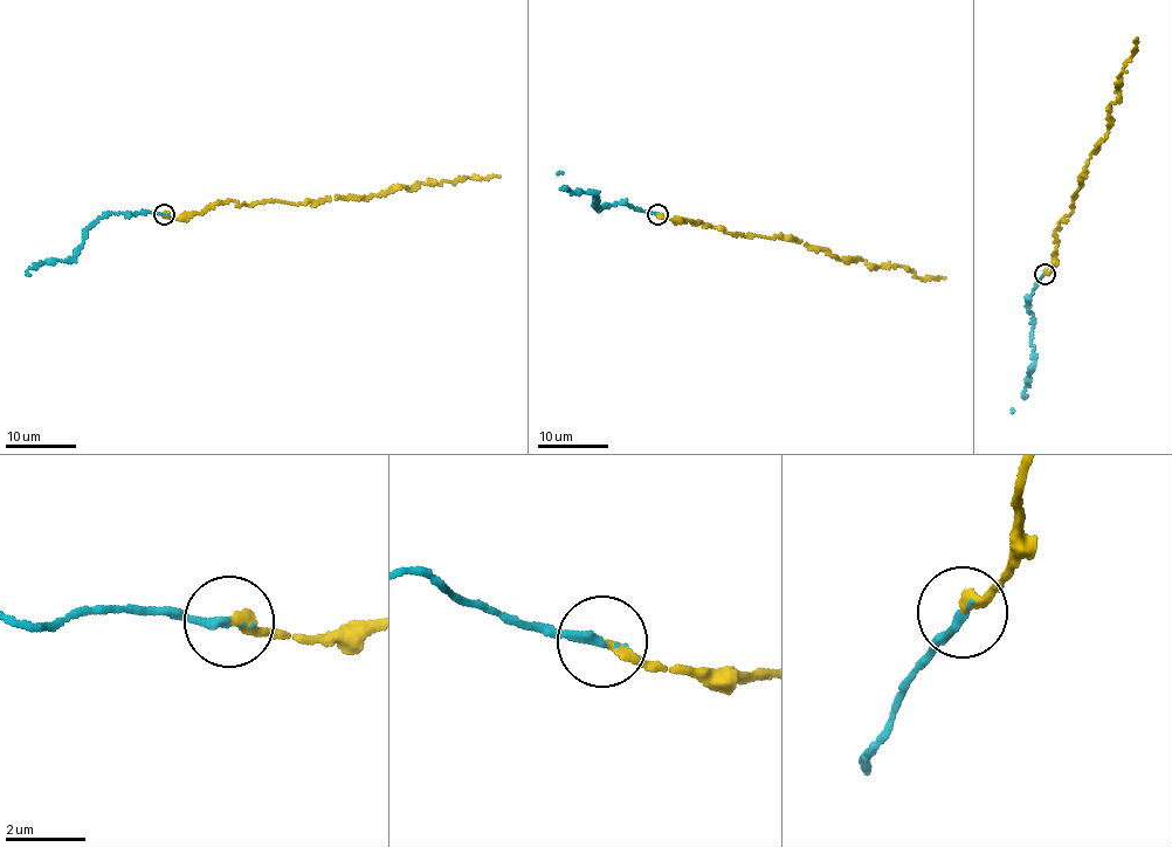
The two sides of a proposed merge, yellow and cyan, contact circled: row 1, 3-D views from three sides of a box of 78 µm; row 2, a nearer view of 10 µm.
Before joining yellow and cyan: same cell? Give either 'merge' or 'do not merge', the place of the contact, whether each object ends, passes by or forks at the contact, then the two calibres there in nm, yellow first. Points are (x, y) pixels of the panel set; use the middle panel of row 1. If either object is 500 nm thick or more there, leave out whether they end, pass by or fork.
merge; place (657, 214); yellow ends; cyan ends; calibres 260 and 200 nm

